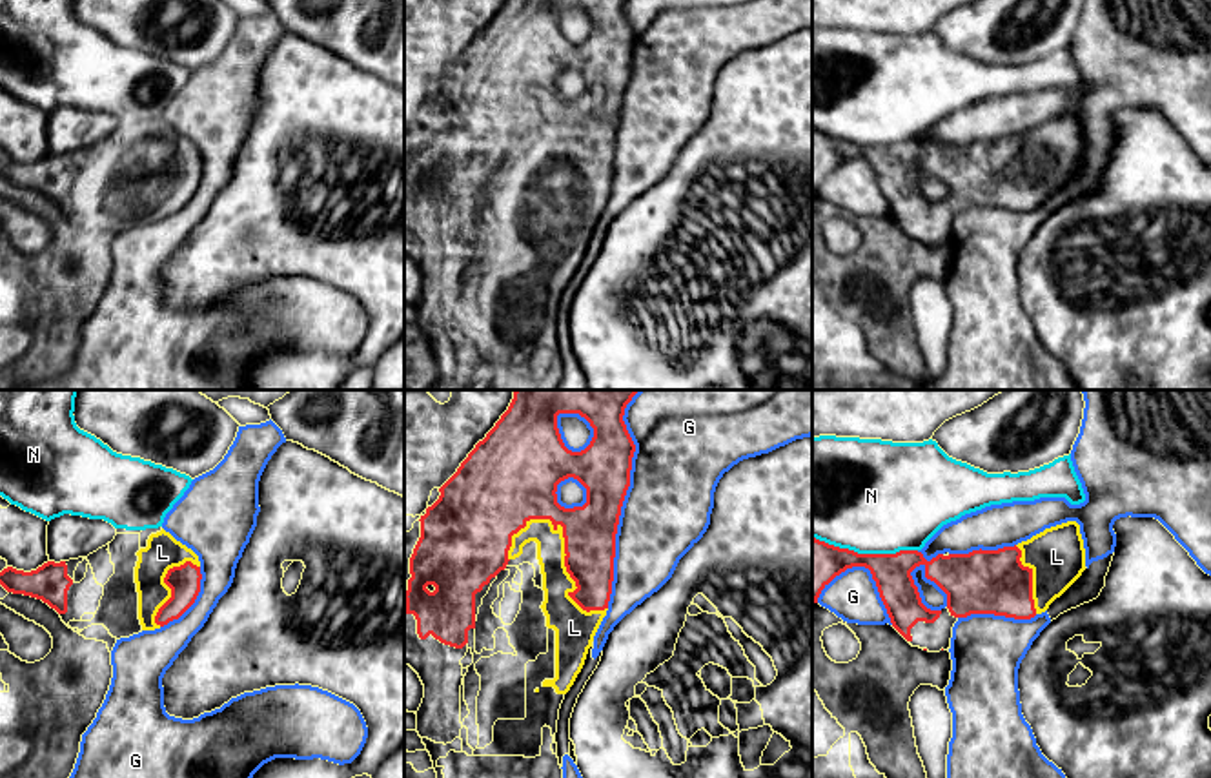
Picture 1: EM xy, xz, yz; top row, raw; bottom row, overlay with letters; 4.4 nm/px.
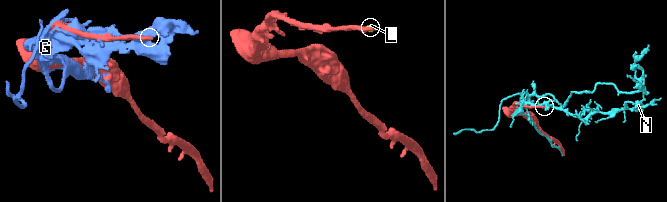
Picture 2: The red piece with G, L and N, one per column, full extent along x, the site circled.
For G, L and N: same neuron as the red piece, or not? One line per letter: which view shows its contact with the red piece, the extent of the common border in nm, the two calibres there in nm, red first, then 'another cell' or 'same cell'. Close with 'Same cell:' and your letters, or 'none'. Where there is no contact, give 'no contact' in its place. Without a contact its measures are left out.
G: meets red in xz; contact 950 nm long; 240 nm thick on the red side, 380 nm on the other; another cell
L: meets red in xz; contact 550 nm long; 240 nm thick on the red side, 140 nm on the other; same cell
N: meets red in yz; contact 460 nm long; 220 nm thick on the red side, 500 nm on the other; another cell
Same cell: L

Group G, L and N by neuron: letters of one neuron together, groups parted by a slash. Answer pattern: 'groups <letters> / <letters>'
groups G / L / N

